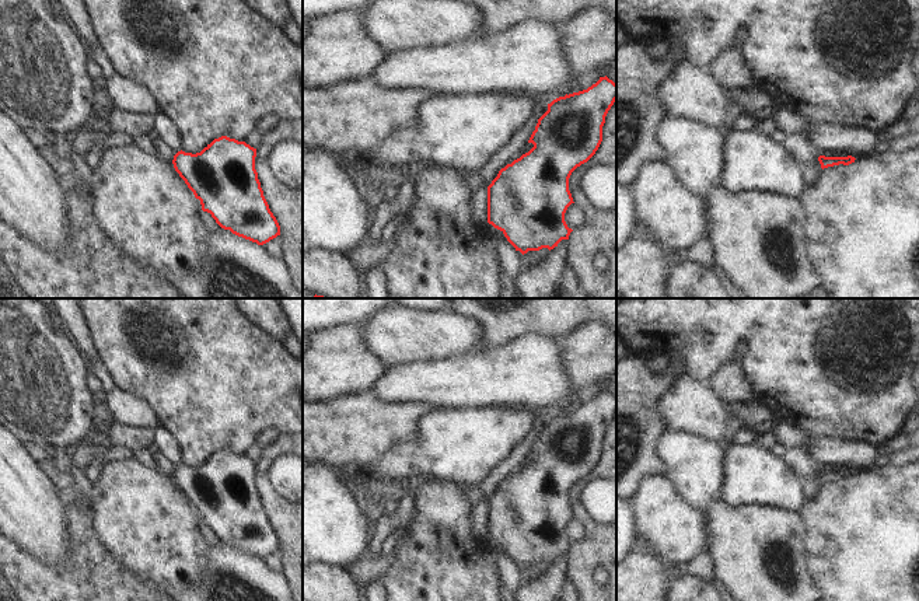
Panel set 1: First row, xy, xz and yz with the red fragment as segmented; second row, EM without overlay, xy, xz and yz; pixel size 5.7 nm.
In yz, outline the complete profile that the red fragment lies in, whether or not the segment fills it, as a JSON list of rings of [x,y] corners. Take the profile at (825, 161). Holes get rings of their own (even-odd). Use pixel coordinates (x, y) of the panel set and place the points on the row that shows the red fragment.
[[[820,156],[818,157],[818,161],[821,164],[821,168],[828,168],[828,167],[834,167],[834,165],[839,165],[839,164],[843,164],[843,165],[849,165],[852,163],[855,163],[855,157],[852,156],[848,156],[848,157],[825,157],[825,156]]]

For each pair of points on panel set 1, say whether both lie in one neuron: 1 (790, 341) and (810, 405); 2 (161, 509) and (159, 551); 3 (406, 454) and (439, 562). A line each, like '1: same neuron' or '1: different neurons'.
1: same neuron
2: same neuron
3: different neurons

